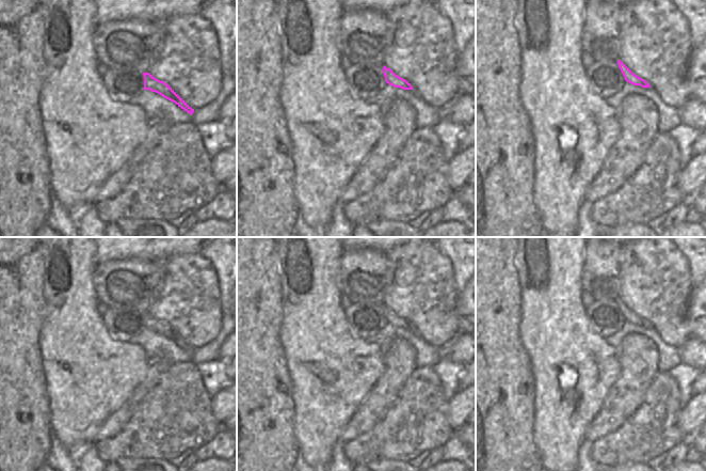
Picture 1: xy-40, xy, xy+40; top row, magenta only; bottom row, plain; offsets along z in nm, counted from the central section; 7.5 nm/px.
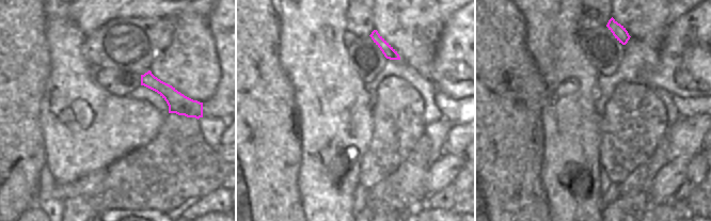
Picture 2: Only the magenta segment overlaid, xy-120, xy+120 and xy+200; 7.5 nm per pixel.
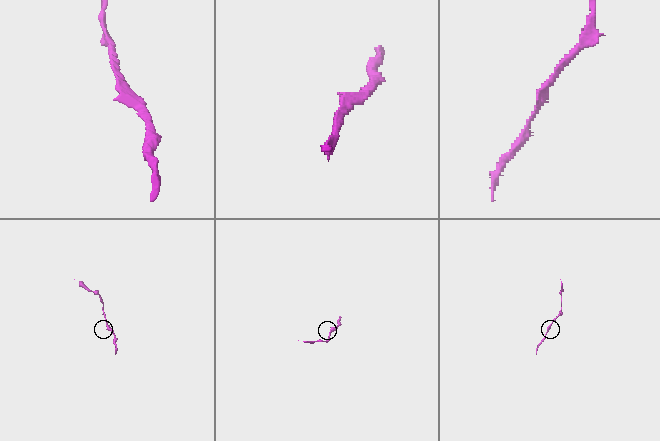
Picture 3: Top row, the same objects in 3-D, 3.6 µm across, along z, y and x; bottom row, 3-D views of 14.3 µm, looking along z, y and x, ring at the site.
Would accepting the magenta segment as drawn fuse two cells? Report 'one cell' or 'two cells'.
one cell

